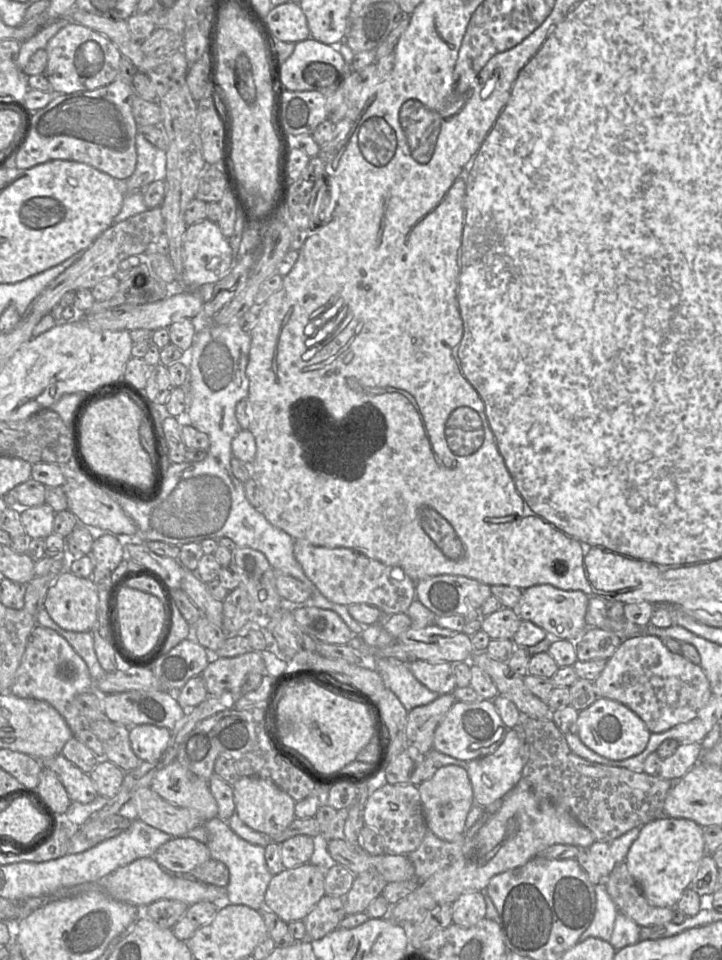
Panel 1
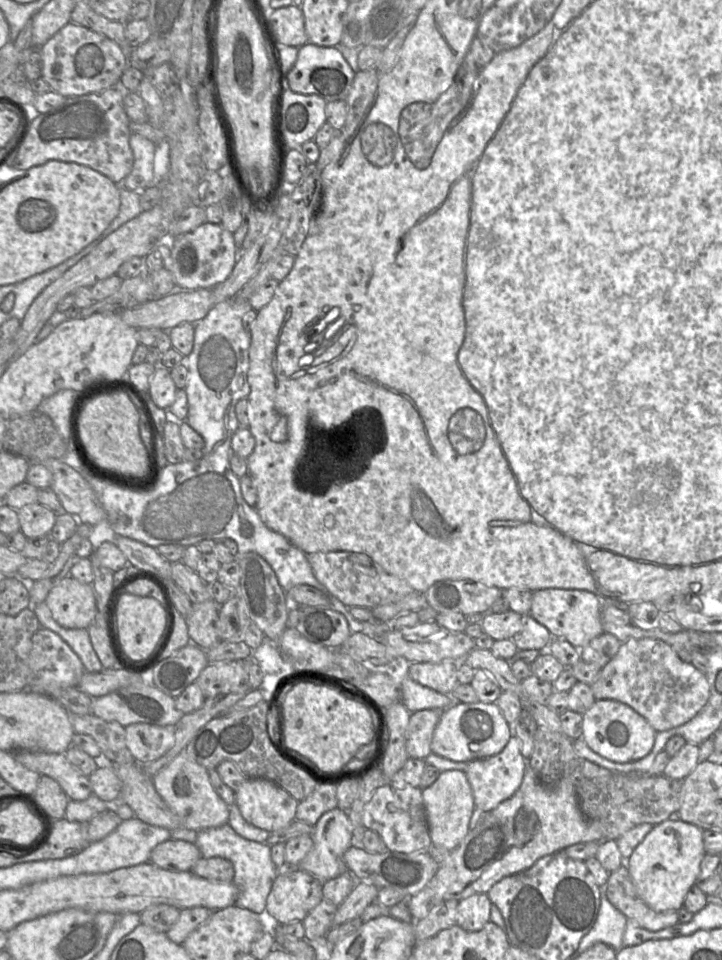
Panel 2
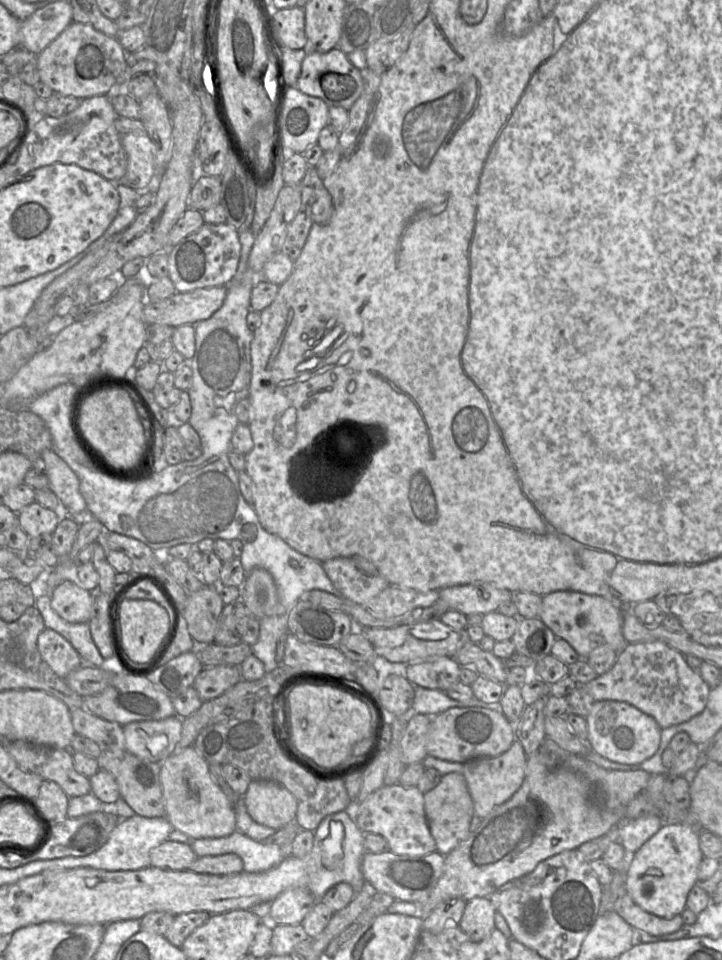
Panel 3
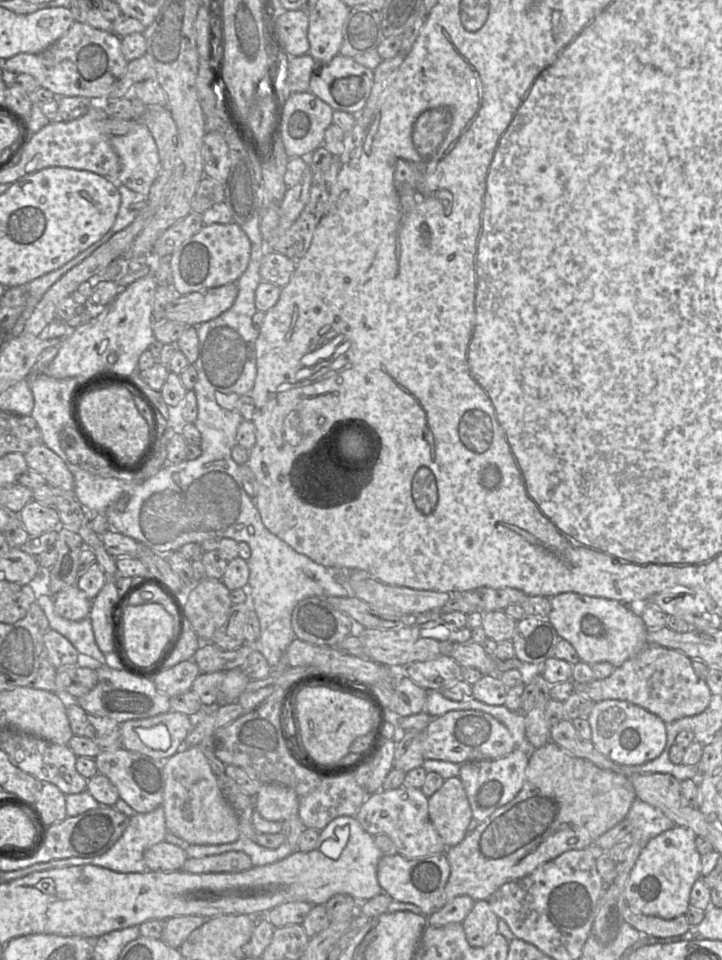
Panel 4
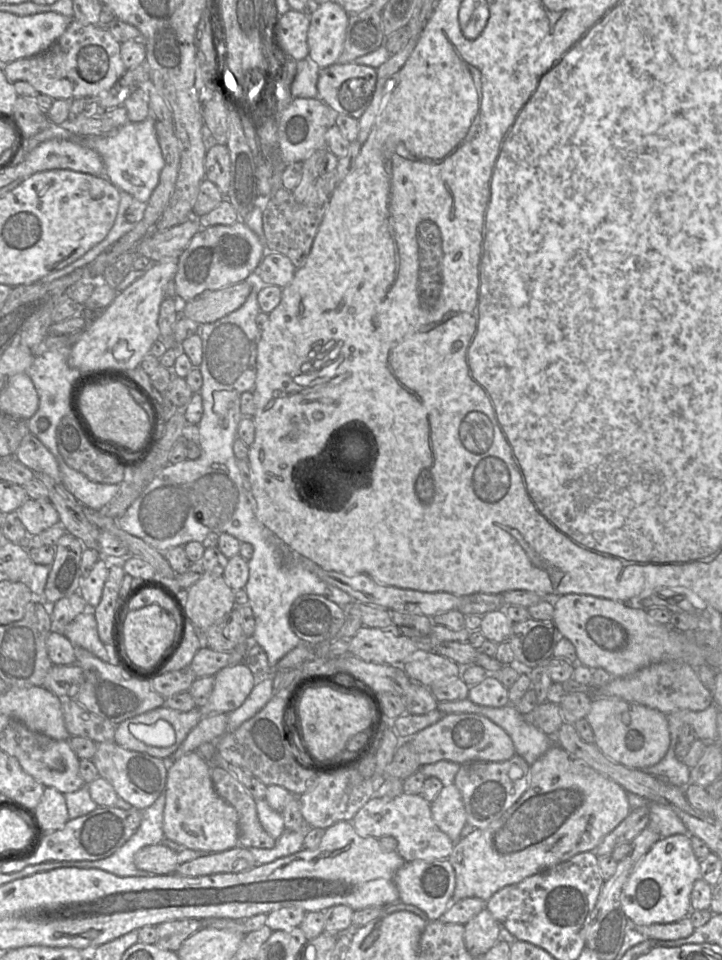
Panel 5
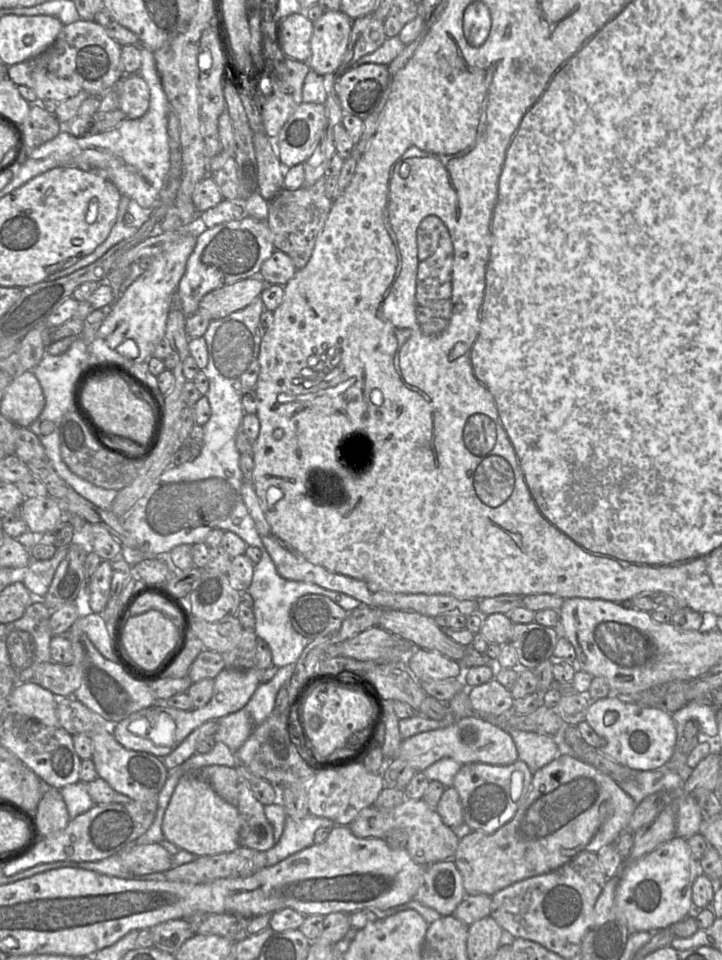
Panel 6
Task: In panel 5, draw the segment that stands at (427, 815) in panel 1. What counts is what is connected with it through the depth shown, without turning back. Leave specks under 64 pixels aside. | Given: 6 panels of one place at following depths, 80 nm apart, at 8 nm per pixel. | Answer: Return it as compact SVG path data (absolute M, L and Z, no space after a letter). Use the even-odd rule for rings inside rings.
M455 784L444 786L431 802L430 809L438 828L453 842L457 842L461 838L461 830L467 824L467 818L461 793Z

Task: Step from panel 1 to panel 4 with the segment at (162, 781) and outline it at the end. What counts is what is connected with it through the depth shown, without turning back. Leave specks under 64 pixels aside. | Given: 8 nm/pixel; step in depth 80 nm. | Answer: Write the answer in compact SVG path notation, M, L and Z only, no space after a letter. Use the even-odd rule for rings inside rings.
M182 747L164 762L162 807L169 833L193 845L232 843L241 835L238 818L223 796L201 747Z

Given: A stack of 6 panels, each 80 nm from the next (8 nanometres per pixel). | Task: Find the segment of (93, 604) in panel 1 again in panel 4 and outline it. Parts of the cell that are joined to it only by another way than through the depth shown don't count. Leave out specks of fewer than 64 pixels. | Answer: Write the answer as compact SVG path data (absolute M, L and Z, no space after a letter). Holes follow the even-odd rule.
M77 585L61 590L53 596L55 612L69 620L89 617L92 600Z

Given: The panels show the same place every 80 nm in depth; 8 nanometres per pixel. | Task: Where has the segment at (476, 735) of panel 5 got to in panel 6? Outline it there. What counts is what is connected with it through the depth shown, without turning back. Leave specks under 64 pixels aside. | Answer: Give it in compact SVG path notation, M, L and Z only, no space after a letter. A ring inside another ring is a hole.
M478 715L459 718L448 727L422 732L403 740L395 757L405 760L417 772L423 772L442 758L451 758L462 765L474 762L509 765L519 758L511 735Z

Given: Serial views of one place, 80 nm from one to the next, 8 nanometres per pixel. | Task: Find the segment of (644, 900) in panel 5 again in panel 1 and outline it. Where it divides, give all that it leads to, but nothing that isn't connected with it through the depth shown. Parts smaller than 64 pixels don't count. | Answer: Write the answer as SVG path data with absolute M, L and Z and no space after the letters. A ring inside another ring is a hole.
M664 817L643 825L638 838L631 845L625 863L647 901L656 907L676 907L684 891L690 888L700 861L705 856L703 827L685 818Z

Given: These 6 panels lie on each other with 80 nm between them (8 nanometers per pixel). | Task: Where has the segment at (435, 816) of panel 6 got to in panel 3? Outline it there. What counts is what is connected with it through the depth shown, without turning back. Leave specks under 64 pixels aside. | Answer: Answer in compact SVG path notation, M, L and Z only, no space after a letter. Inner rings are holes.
M399 783L383 785L363 802L353 803L353 815L364 834L381 835L394 854L424 856L436 851L435 840L426 820L424 794L417 787L404 787Z

